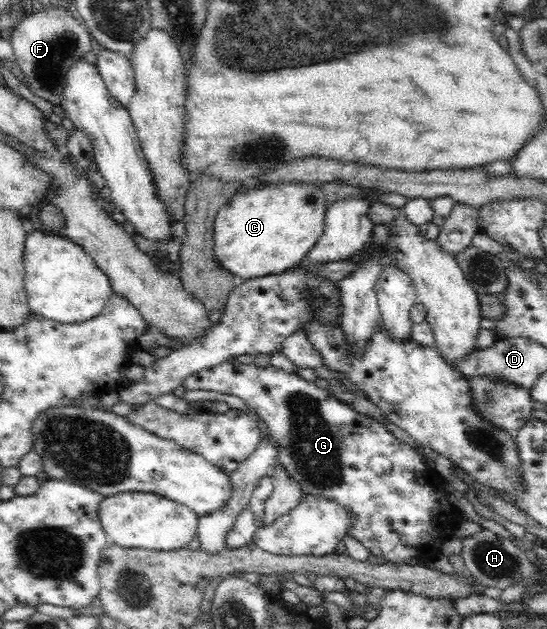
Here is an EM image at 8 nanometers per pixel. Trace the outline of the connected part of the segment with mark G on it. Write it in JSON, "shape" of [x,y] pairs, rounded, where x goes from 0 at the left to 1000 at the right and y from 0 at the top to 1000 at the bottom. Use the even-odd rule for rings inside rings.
{"shape":[[[420,572],[344,598],[344,601],[336,603],[336,607],[331,612],[336,614],[340,622],[395,620],[395,623],[404,623],[406,626],[435,630],[435,633],[452,639],[455,649],[463,649],[473,665],[483,669],[486,677],[490,677],[494,693],[501,695],[505,707],[508,707],[508,712],[505,712],[503,738],[512,739],[512,742],[525,750],[525,755],[548,771],[548,776],[554,777],[554,787],[592,792],[594,795],[629,804],[642,825],[642,839],[634,841],[633,851],[640,851],[658,860],[676,876],[676,881],[682,881],[684,884],[702,884],[711,895],[742,895],[742,890],[750,890],[750,887],[764,887],[764,884],[771,884],[771,881],[782,881],[782,884],[793,882],[803,878],[804,868],[812,865],[819,855],[832,852],[835,839],[845,827],[850,825],[848,819],[839,814],[826,790],[819,789],[808,774],[808,758],[797,747],[790,747],[775,727],[761,720],[750,707],[731,701],[726,695],[720,695],[720,692],[717,692],[707,682],[706,676],[695,668],[656,657],[631,639],[625,639],[620,633],[612,631],[603,620],[590,618],[574,609],[552,603],[548,596],[530,596],[516,588],[494,583],[494,580],[486,585],[472,585],[464,579],[426,579],[424,572]],[[695,725],[706,728],[709,734],[706,734],[706,744],[691,744],[691,754],[687,754],[684,744],[678,744],[676,741],[680,741],[680,731],[684,731],[684,728],[695,728]]]}

